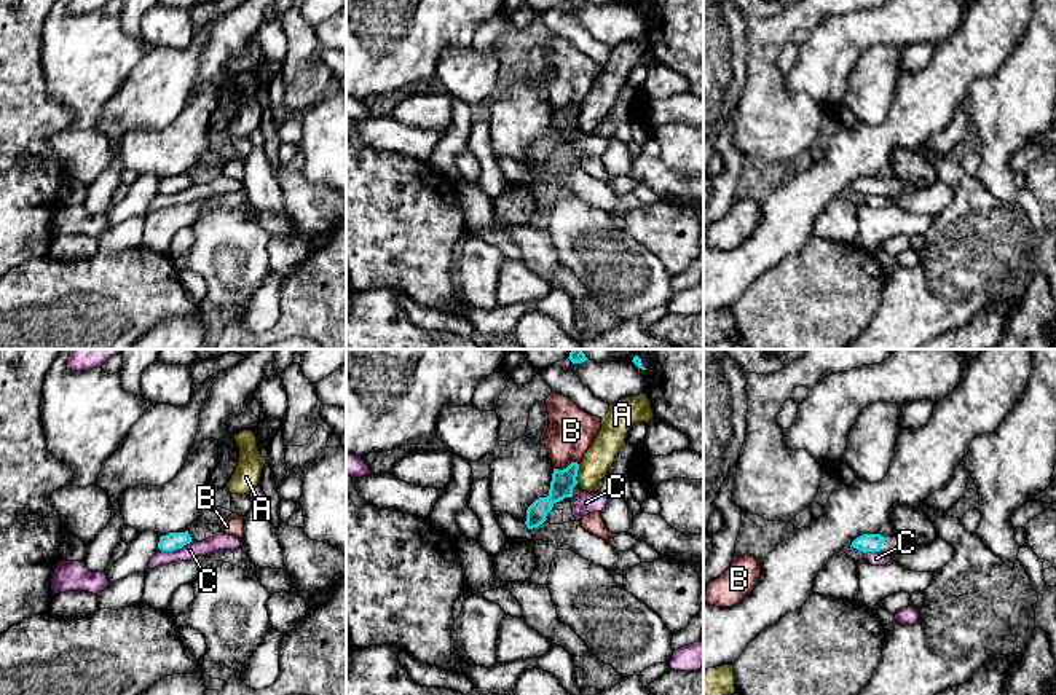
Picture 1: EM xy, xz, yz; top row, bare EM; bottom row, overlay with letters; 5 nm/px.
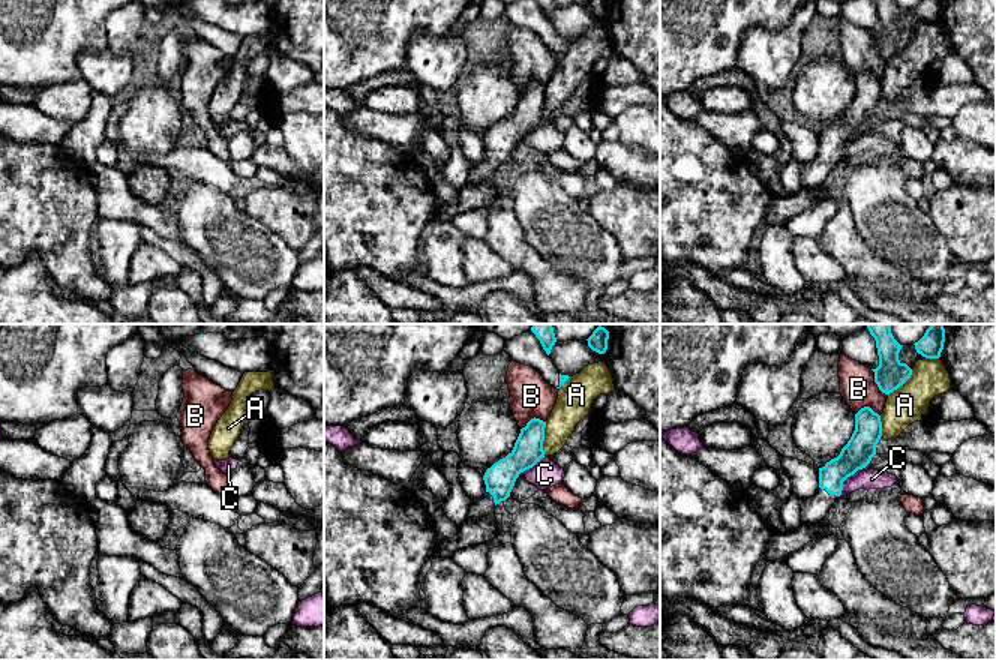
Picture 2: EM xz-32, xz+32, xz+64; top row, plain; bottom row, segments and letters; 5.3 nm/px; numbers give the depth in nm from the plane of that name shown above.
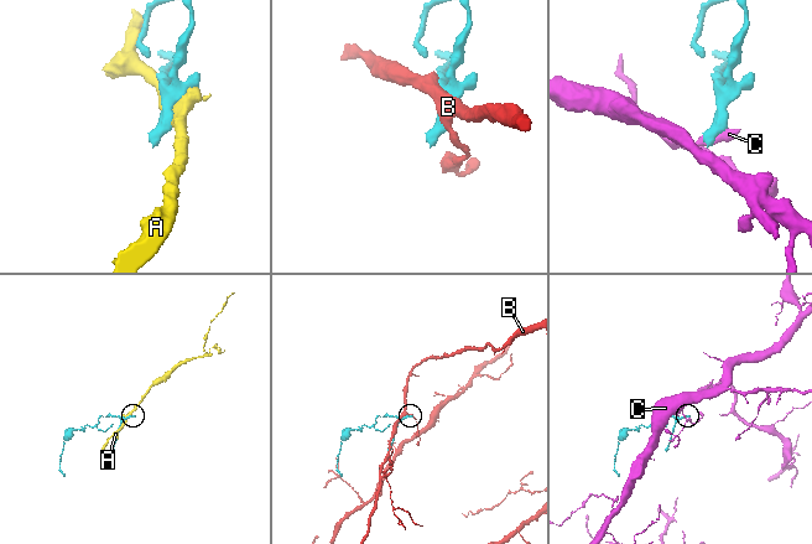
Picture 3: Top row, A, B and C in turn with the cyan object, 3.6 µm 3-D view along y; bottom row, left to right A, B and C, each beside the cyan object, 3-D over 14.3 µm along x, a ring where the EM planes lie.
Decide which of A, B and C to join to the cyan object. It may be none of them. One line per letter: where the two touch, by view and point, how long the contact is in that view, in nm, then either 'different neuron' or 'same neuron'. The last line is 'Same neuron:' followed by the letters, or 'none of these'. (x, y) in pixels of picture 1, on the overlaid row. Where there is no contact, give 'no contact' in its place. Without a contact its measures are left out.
A: xz (576, 474) | 110 nm | different neuron
B: xz (567, 467) | 130 nm | different neuron
C: xy (176, 549) | 180 nm | different neuron
Same neuron: none of these

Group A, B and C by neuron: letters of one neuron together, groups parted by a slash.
A / B / C

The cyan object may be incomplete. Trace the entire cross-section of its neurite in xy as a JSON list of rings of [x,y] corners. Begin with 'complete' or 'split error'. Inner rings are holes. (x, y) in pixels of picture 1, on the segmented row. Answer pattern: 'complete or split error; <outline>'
complete; [[[188,531],[169,532],[169,534],[160,537],[158,548],[163,552],[174,552],[190,542],[191,542],[191,537],[190,537]]]

